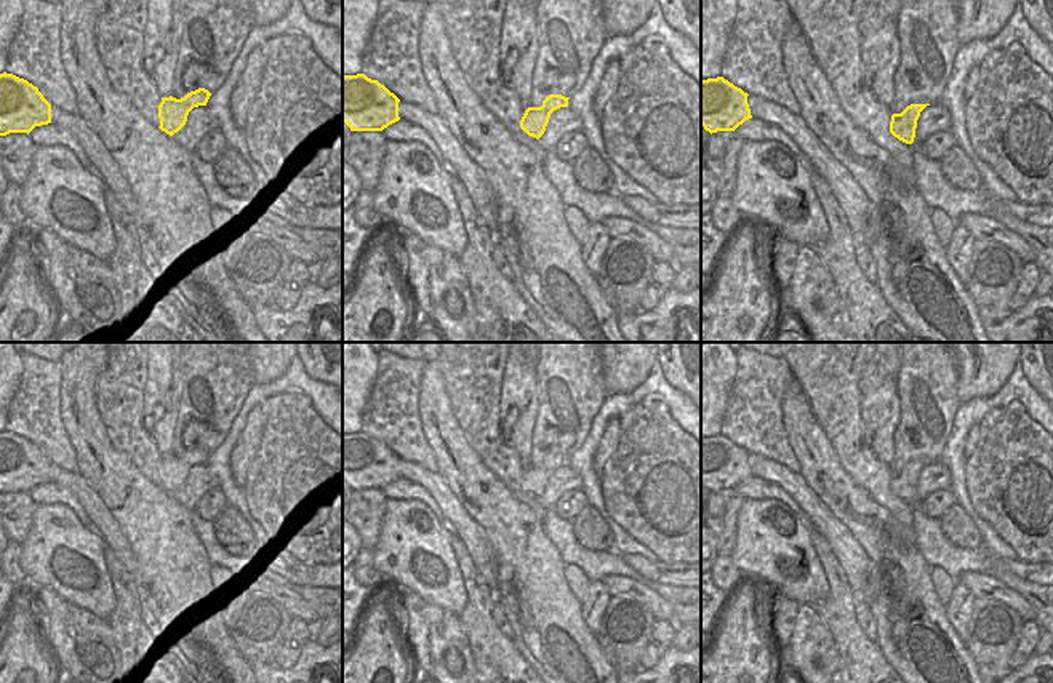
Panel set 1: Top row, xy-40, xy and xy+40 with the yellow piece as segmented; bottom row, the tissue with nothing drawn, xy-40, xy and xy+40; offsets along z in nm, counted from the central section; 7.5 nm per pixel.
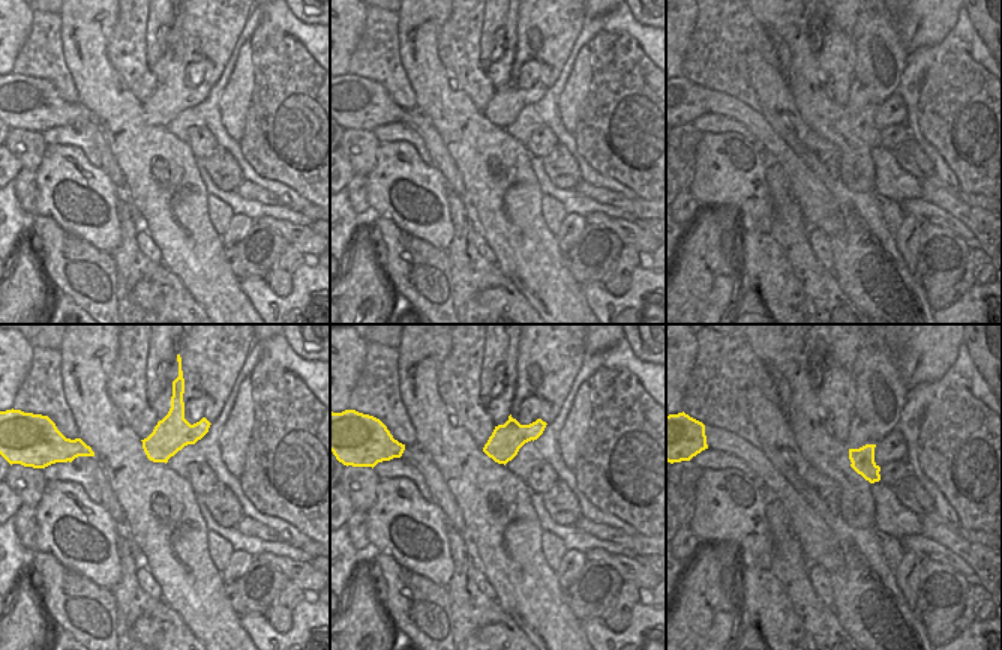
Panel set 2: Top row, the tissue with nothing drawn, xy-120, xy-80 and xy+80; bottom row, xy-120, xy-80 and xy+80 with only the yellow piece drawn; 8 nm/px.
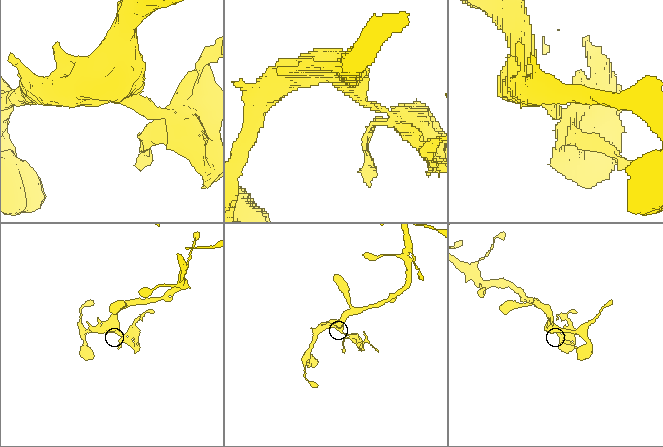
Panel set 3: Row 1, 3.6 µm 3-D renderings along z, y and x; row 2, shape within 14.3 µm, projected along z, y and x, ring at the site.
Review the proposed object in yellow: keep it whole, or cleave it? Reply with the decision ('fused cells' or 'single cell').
fused cells

